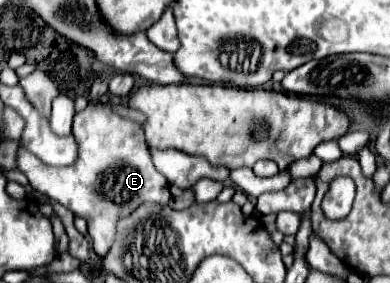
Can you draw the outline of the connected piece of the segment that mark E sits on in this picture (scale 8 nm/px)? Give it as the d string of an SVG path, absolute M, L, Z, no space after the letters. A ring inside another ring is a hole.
M88 105L84 111L76 113L72 135L76 137L76 143L80 147L80 157L74 165L52 169L40 159L32 157L32 153L28 153L26 149L20 149L20 143L16 165L36 191L46 193L48 197L70 209L76 217L86 219L92 249L98 257L104 257L112 247L112 241L116 237L116 221L120 217L126 217L146 201L160 205L166 205L170 201L168 181L156 171L152 163L142 127L132 123L130 119L118 117L108 107Z

